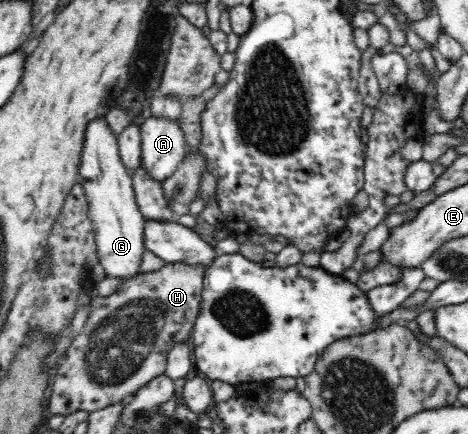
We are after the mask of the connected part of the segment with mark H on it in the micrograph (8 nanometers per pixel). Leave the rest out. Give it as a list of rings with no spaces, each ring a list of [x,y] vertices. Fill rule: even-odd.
[[[167,263],[162,270],[158,272],[148,272],[136,275],[130,279],[126,279],[120,284],[120,287],[116,289],[110,296],[98,297],[94,296],[90,302],[88,310],[88,319],[86,325],[79,332],[75,340],[68,347],[64,354],[62,361],[56,366],[56,375],[54,376],[54,384],[52,384],[51,396],[48,405],[48,411],[51,416],[61,414],[62,416],[68,416],[74,414],[79,410],[83,410],[88,414],[102,410],[110,405],[115,405],[127,401],[130,396],[136,394],[136,391],[140,390],[143,386],[146,386],[150,381],[160,375],[164,375],[167,366],[166,356],[168,352],[178,345],[178,342],[186,342],[188,336],[190,336],[190,330],[194,328],[196,318],[200,308],[200,292],[203,289],[203,278],[205,276],[205,268],[203,266],[189,266],[188,264],[170,264]]]

